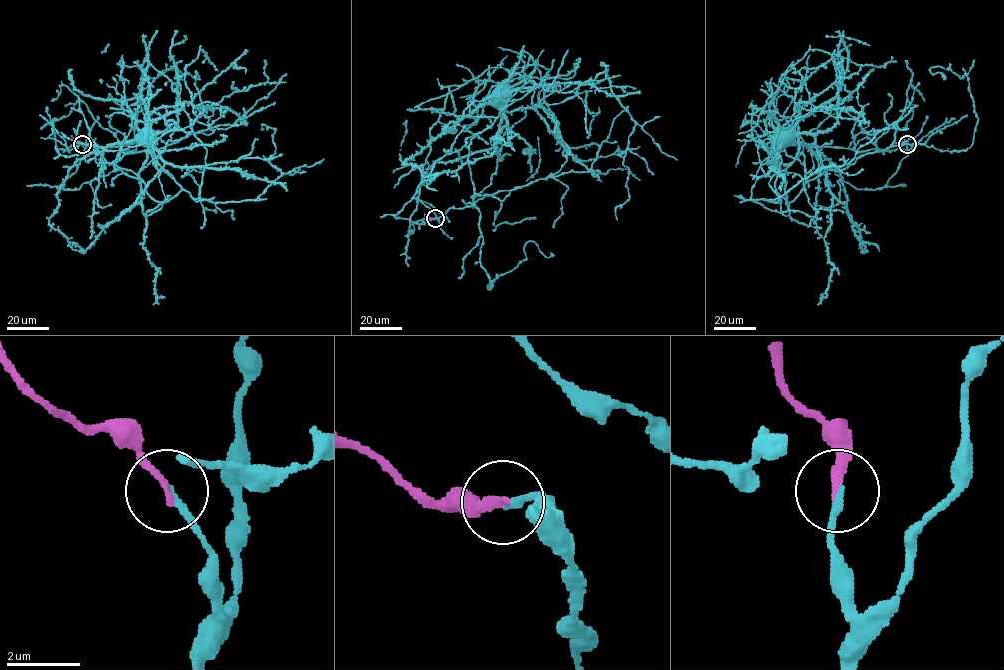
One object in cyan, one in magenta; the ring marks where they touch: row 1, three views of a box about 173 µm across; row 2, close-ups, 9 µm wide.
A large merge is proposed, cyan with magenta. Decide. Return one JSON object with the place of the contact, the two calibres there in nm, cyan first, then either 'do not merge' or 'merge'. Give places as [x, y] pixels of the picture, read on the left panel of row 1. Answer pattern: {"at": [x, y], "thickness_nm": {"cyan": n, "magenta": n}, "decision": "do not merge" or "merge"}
{"at": [82, 144], "thickness_nm": {"cyan": 190, "magenta": 220}, "decision": "merge"}

